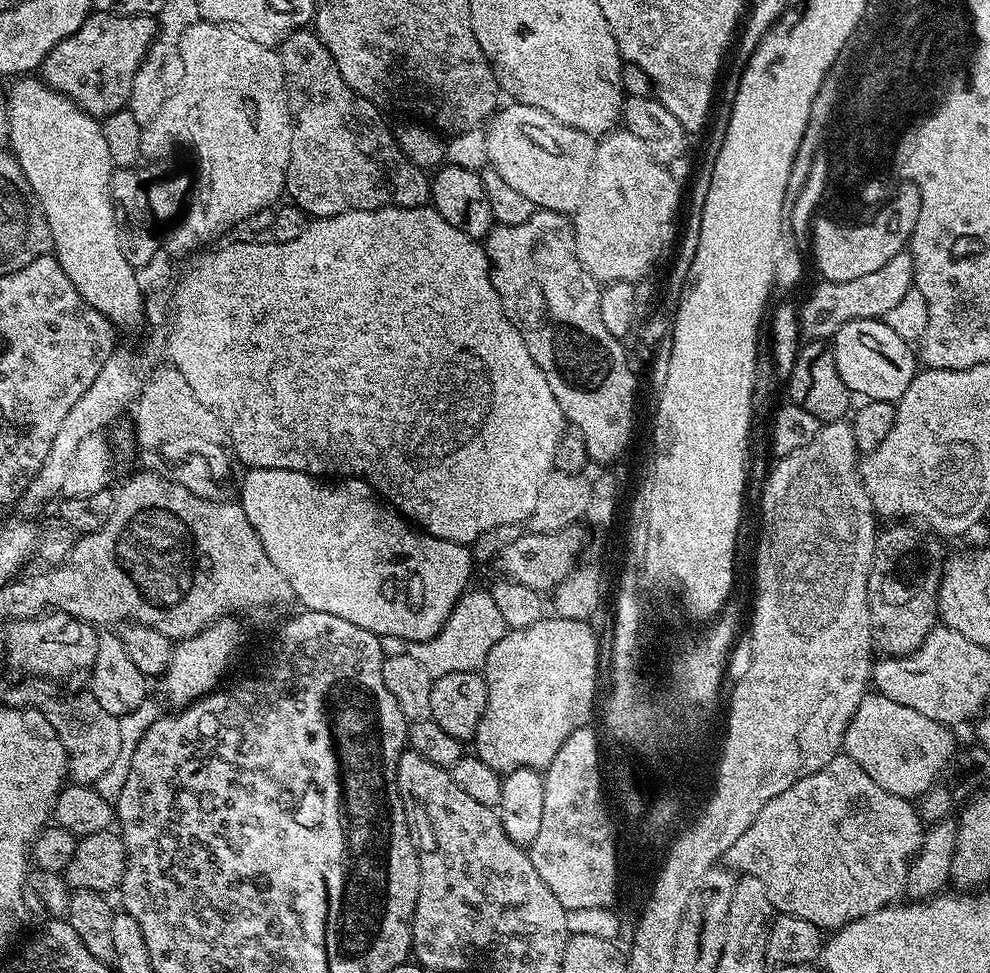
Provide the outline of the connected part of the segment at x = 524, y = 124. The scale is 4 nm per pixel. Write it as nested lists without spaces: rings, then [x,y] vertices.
[[[515,102],[509,105],[509,108],[501,107],[491,117],[492,125],[487,125],[488,164],[494,170],[498,170],[498,174],[502,174],[502,178],[506,178],[506,182],[510,182],[514,190],[526,194],[526,198],[530,198],[530,202],[537,209],[561,214],[575,213],[576,207],[588,190],[592,159],[596,153],[593,137],[558,122],[558,118],[546,114],[546,110],[538,110],[534,106]]]

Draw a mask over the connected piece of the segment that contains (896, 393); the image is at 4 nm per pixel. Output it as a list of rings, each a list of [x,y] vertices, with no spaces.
[[[883,319],[851,320],[850,323],[843,324],[834,337],[834,347],[838,374],[842,374],[842,382],[846,382],[849,392],[864,400],[900,401],[918,371],[918,356],[913,345],[898,338],[898,334],[894,334],[894,330],[890,330],[890,326],[886,326]]]

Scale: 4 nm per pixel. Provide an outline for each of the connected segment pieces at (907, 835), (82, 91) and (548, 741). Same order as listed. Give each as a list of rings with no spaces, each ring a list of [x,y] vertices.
[[[837,754],[829,764],[822,766],[817,772],[803,776],[801,780],[794,782],[794,786],[782,790],[782,794],[770,798],[770,802],[766,802],[766,806],[762,806],[762,810],[758,810],[754,822],[750,822],[750,826],[746,826],[746,830],[742,834],[738,834],[738,840],[734,842],[734,846],[730,846],[728,852],[724,853],[722,860],[729,869],[745,876],[758,878],[762,882],[762,886],[766,886],[766,894],[770,894],[770,902],[777,913],[806,918],[806,922],[814,922],[814,926],[818,926],[822,930],[828,930],[828,928],[839,930],[858,918],[869,916],[897,903],[905,895],[908,887],[910,858],[915,856],[916,851],[920,849],[925,831],[926,828],[920,819],[917,805],[911,799],[895,796],[882,790],[882,786],[878,786],[878,782],[874,782],[874,778],[870,778],[870,774],[866,774],[866,770],[862,770],[862,766],[858,766],[858,762],[854,762],[847,754]]]
[[[93,11],[76,32],[46,54],[42,65],[43,82],[89,115],[108,117],[128,104],[136,72],[154,40],[152,24],[146,16]]]
[[[552,614],[525,628],[513,628],[505,631],[504,637],[491,648],[482,665],[482,675],[488,691],[486,710],[478,722],[474,737],[474,745],[476,744],[474,754],[479,760],[486,762],[486,766],[490,766],[495,772],[501,774],[513,772],[515,768],[536,768],[540,759],[542,759],[541,761],[552,760],[554,754],[558,754],[558,750],[562,748],[562,742],[566,742],[566,738],[570,738],[570,734],[574,734],[574,730],[585,727],[591,721],[588,719],[591,718],[592,707],[596,704],[596,667],[600,664],[600,648],[596,645],[596,632],[591,628],[592,626],[587,620],[571,620]]]

